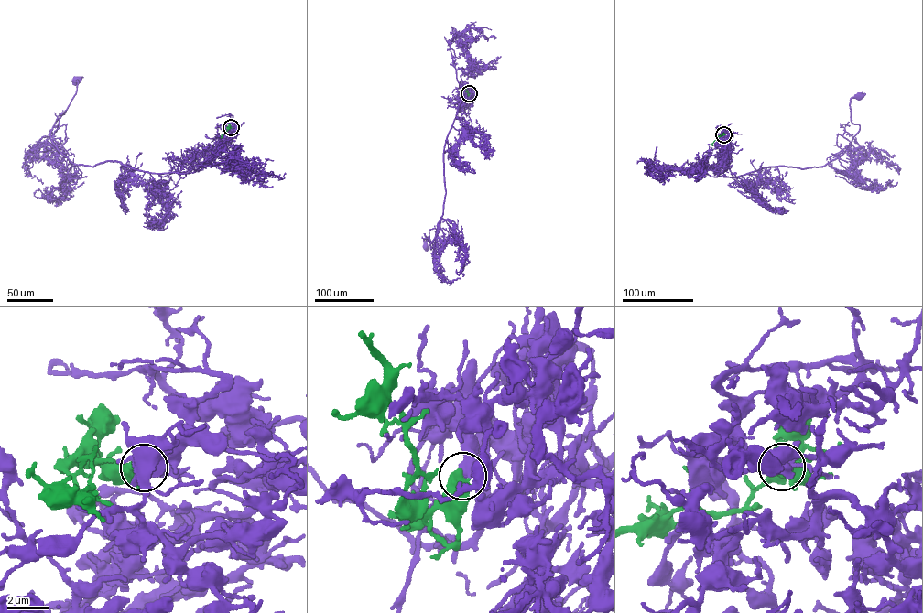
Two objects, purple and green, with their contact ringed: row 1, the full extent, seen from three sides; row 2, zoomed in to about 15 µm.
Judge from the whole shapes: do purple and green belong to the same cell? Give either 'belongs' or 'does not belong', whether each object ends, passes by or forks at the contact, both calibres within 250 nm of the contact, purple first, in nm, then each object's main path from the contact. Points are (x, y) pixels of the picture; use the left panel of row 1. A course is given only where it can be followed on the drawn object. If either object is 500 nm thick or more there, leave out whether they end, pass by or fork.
belongs; purple passes by; green passes by; calibres 480 and 440 nm; course purple (231, 127), (236, 132), (231, 145), (199, 171), (152, 173), (117, 161), (74, 165), (50, 135), (77, 81); course green (232, 127), (228, 127), (221, 138)

